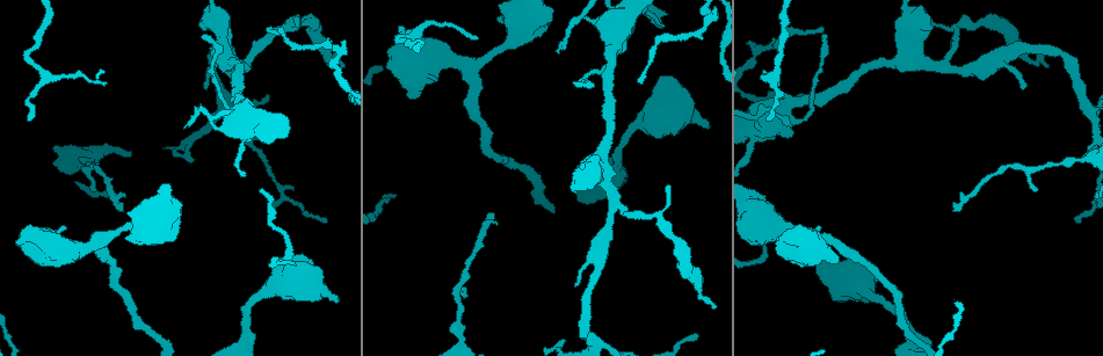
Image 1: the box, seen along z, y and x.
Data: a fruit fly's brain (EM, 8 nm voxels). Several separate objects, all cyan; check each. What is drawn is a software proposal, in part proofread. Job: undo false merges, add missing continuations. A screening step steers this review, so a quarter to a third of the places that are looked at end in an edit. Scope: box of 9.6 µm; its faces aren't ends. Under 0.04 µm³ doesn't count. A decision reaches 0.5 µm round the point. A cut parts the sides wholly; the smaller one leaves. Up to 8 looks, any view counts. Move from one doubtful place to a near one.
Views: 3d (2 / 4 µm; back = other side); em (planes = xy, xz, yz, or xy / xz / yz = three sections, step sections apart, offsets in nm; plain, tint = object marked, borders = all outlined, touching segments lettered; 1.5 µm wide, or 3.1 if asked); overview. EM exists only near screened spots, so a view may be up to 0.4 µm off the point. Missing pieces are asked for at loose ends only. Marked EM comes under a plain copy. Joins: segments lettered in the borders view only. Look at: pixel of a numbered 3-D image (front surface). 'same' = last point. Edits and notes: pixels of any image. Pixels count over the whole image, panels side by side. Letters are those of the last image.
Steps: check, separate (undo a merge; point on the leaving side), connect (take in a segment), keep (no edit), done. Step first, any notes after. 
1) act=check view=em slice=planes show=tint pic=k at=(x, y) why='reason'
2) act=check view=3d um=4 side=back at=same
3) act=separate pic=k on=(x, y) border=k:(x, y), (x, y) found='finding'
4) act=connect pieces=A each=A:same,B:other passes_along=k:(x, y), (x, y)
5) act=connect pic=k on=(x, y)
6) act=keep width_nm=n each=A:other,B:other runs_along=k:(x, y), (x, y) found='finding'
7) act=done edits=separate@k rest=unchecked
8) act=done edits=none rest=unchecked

act=check view=em slice=planes show=borders pic=1 at=(592, 277) why='sudden change in width'

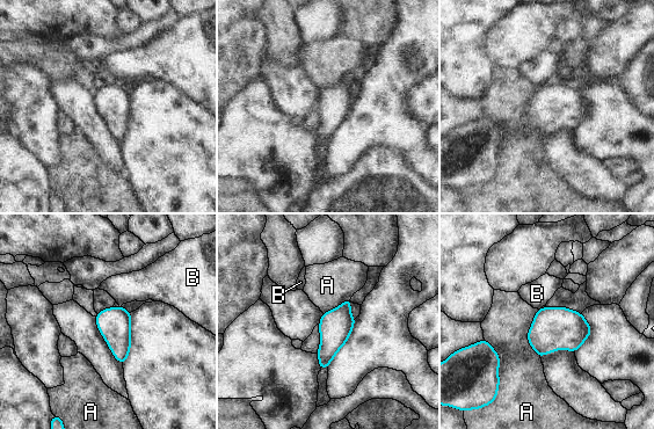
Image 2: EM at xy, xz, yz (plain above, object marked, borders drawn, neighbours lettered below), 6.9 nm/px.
act=keep each=A:other,B:other border=2:(536, 308), (527, 341), (540, 360) found='continuous, no second cell'

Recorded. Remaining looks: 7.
act=check view=em slice=yz step=8 show=borders pic=1 at=(711, 305)

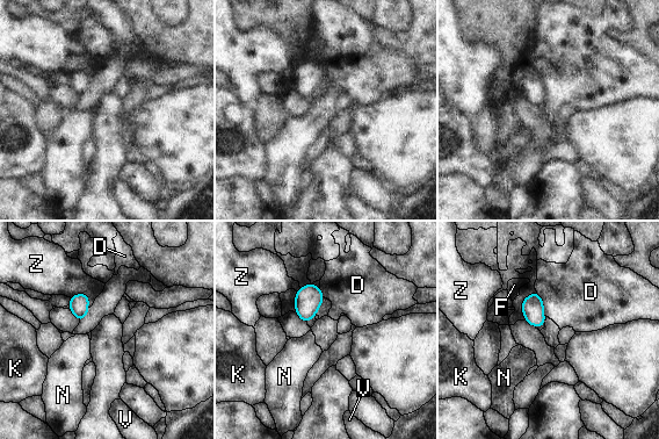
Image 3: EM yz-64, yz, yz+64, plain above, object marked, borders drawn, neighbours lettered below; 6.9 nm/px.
act=check view=em slice=planes show=borders at=same

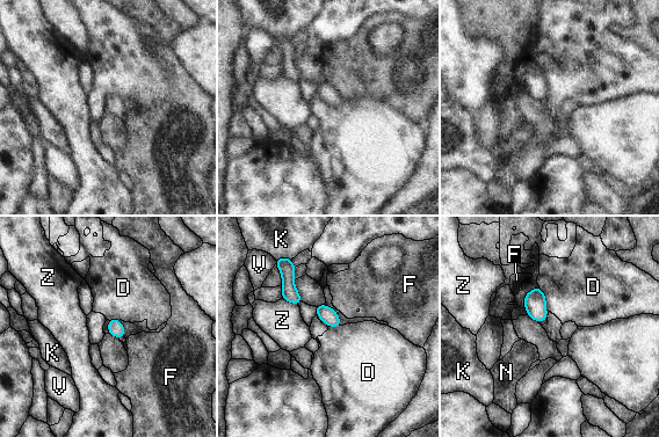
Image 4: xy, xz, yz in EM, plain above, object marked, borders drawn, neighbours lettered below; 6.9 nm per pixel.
act=keep each=D:other,F:other,K:other,N:other,V:other,Z:other border=4:(538, 285), (543, 292), (548, 310) found='no lettered segment goes on from it'

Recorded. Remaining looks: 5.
act=check view=em slice=planes show=borders pic=1 at=(298, 19) why='thin end'

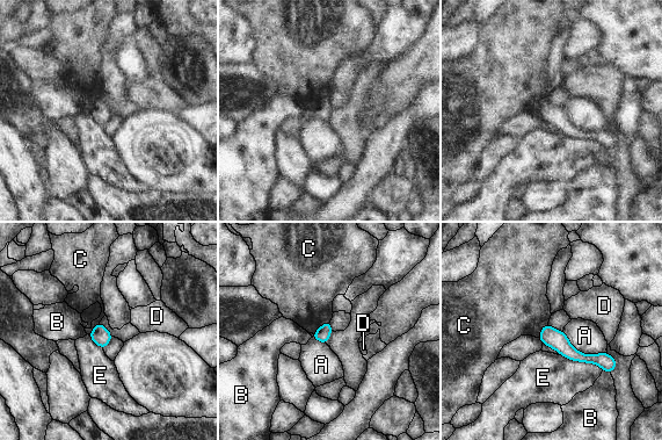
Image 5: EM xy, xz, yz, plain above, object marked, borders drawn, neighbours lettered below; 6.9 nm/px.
act=keep each=A:other,B:other,C:other,D:other,E:other border=5:(329, 321), (326, 321), (312, 333) found='none of them fits'

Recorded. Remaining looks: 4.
act=done edits=none rest=unchecked

